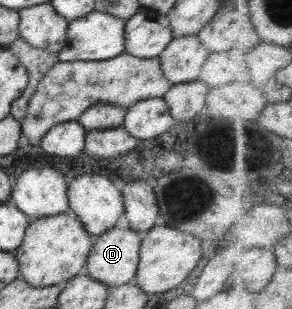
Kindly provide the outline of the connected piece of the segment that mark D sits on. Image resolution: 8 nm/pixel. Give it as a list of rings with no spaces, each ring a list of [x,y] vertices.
[[[129,228],[108,229],[96,236],[86,257],[87,276],[108,289],[133,282],[141,235]]]

